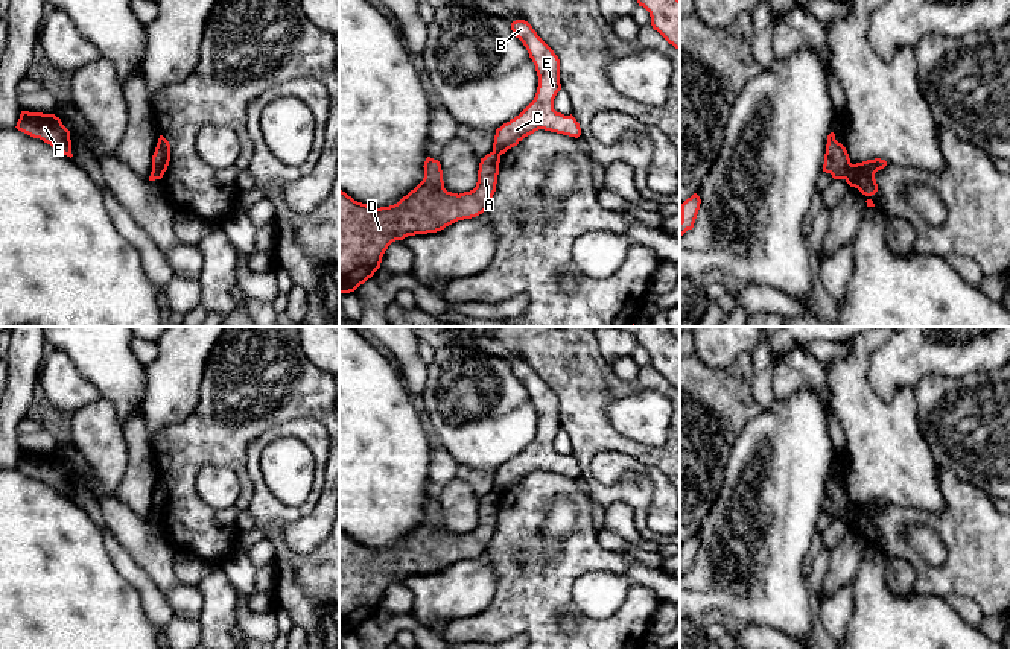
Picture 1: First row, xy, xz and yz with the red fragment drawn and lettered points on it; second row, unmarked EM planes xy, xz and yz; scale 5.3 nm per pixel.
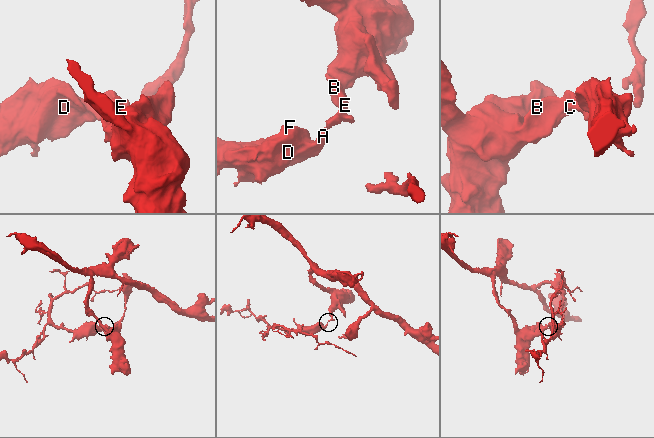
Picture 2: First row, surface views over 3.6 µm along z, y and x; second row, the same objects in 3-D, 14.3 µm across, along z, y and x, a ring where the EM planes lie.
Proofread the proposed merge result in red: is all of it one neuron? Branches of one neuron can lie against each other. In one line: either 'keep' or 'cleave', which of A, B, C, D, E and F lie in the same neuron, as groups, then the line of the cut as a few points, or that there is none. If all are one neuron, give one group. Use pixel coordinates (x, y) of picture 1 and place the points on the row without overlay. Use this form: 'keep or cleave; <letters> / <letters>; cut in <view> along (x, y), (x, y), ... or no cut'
cleave; A D F / B C E; cut in yz along (851, 503), (843, 519)

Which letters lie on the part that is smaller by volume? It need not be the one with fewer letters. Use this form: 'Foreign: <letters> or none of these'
Foreign: A, D, F

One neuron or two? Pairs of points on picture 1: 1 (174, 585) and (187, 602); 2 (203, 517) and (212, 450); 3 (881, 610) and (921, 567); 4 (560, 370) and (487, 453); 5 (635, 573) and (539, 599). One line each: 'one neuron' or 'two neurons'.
1: one neuron
2: one neuron
3: two neurons
4: two neurons
5: two neurons

